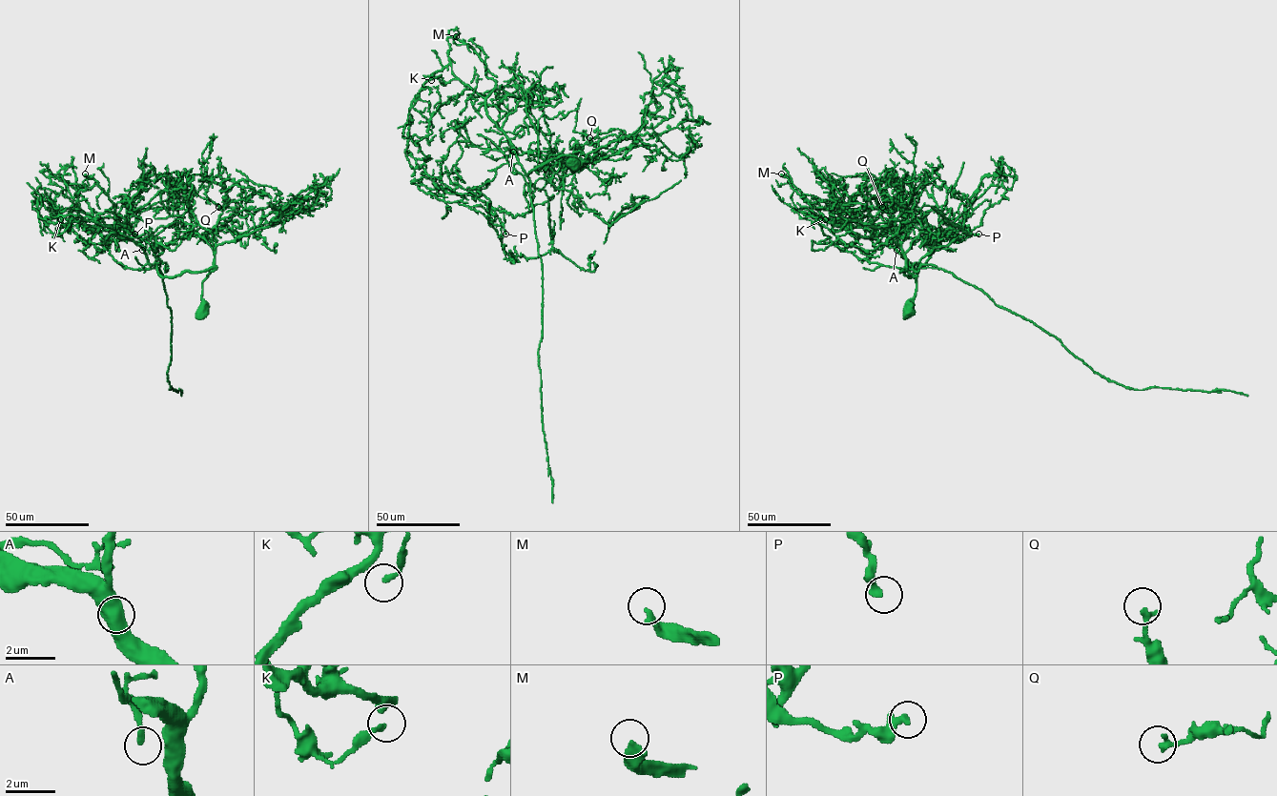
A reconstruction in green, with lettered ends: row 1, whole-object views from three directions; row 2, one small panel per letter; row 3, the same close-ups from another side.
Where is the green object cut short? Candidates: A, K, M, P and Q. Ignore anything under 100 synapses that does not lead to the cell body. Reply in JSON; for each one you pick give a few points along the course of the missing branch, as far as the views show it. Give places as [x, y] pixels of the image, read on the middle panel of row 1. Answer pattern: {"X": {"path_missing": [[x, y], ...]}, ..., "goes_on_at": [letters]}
{"M": {"path_missing": [[456, 36], [454, 30], [430, 11], [452, 27], [463, 50], [459, 55]]}, "goes_on_at": ["M"]}

